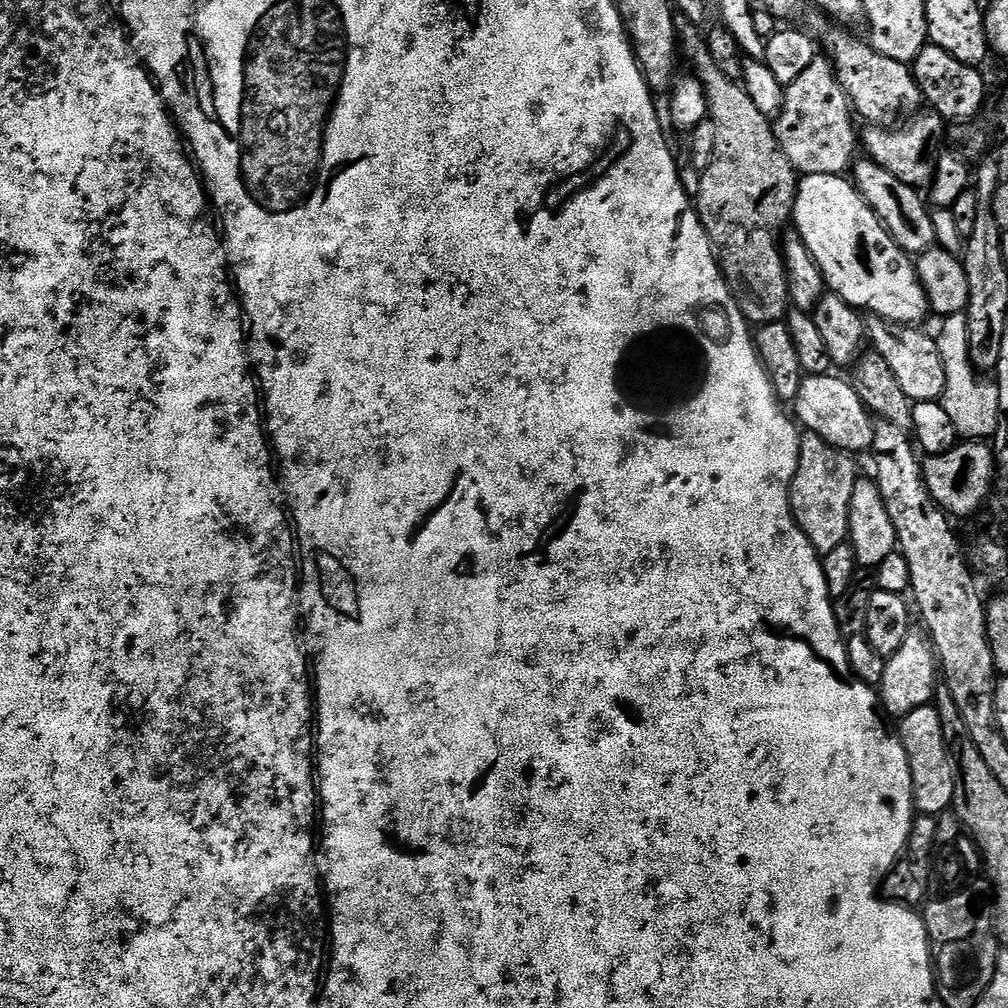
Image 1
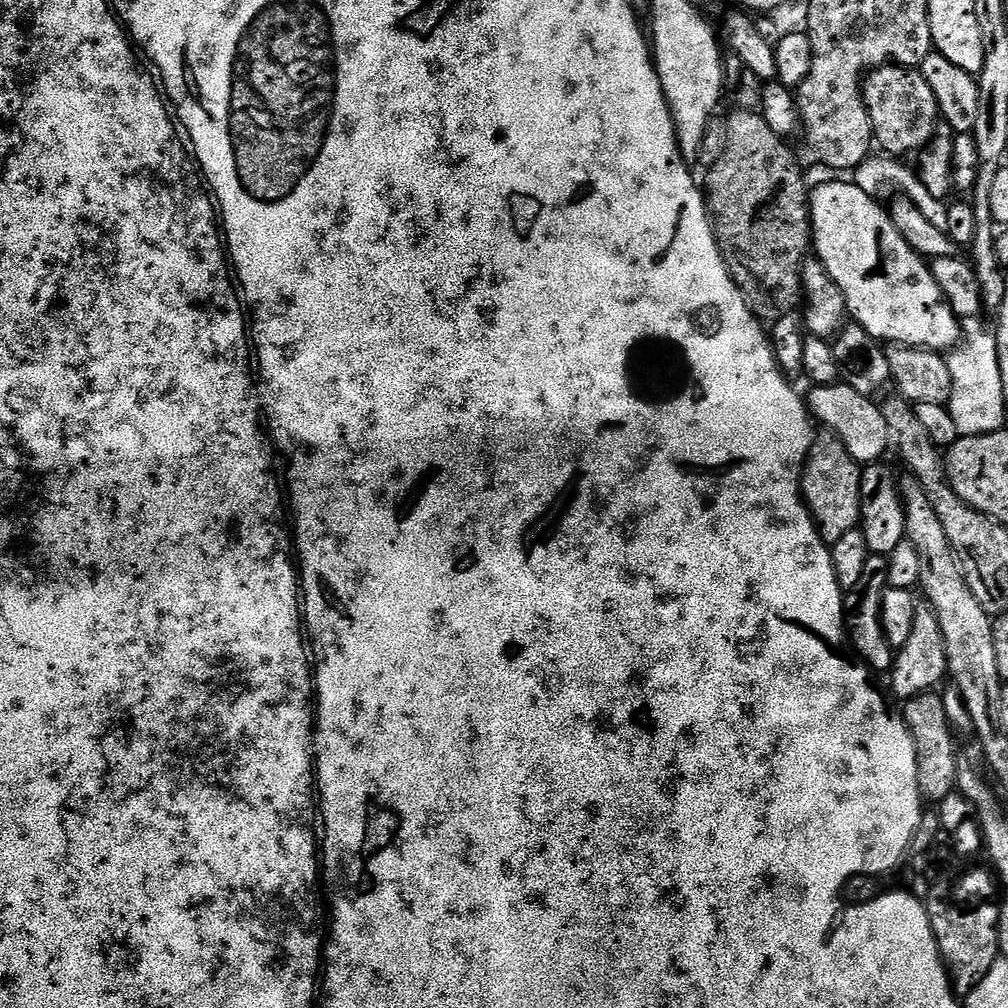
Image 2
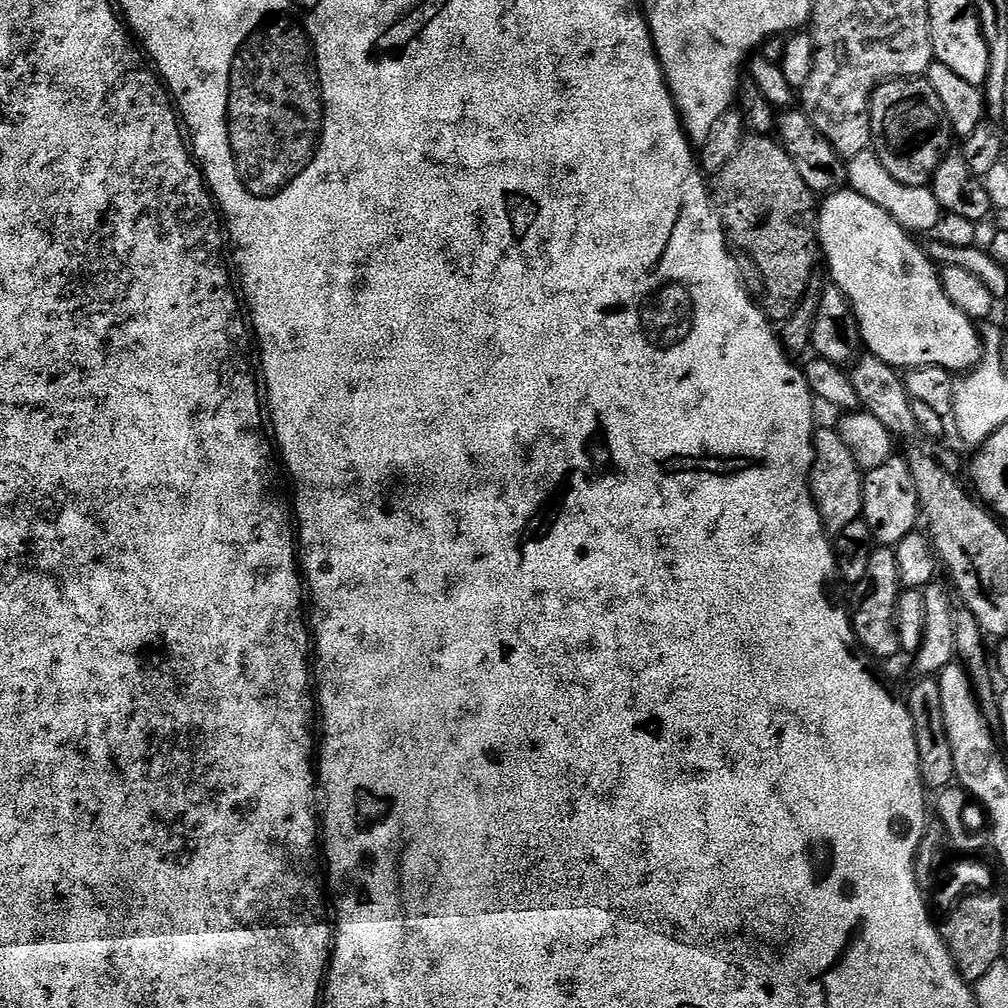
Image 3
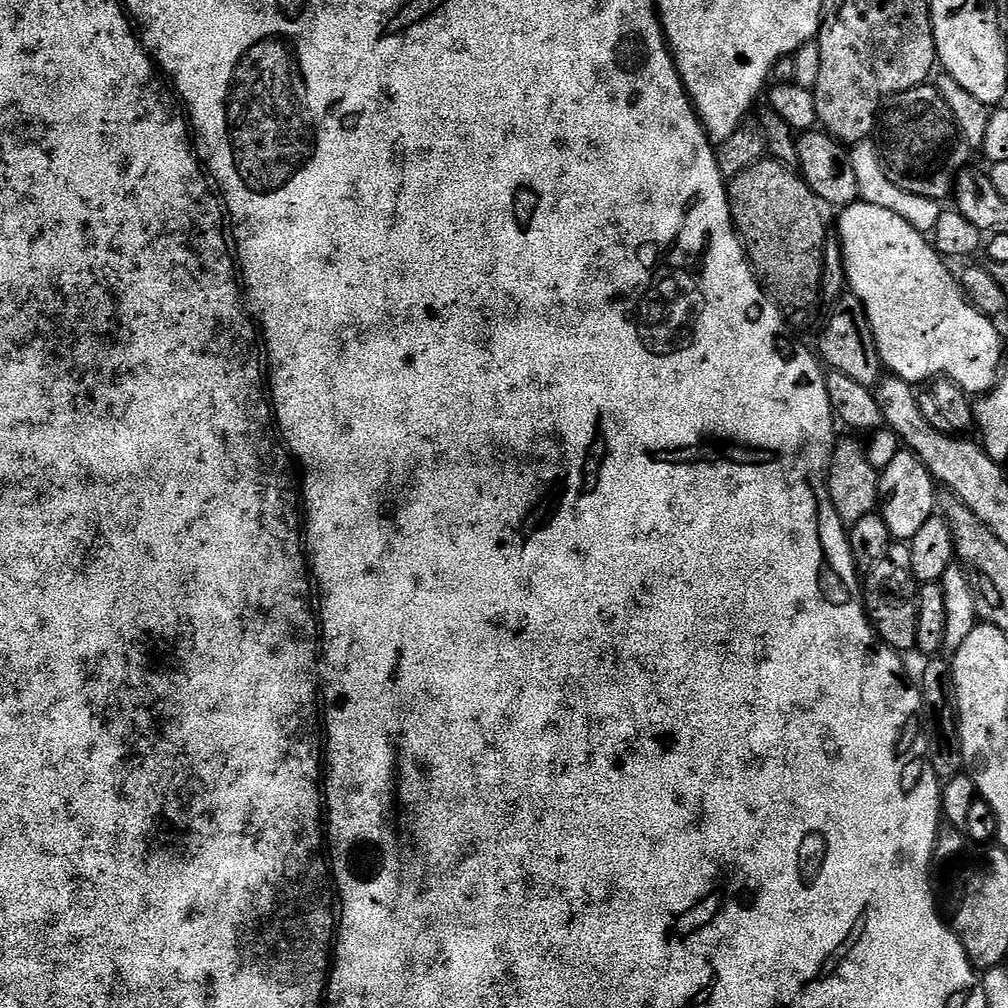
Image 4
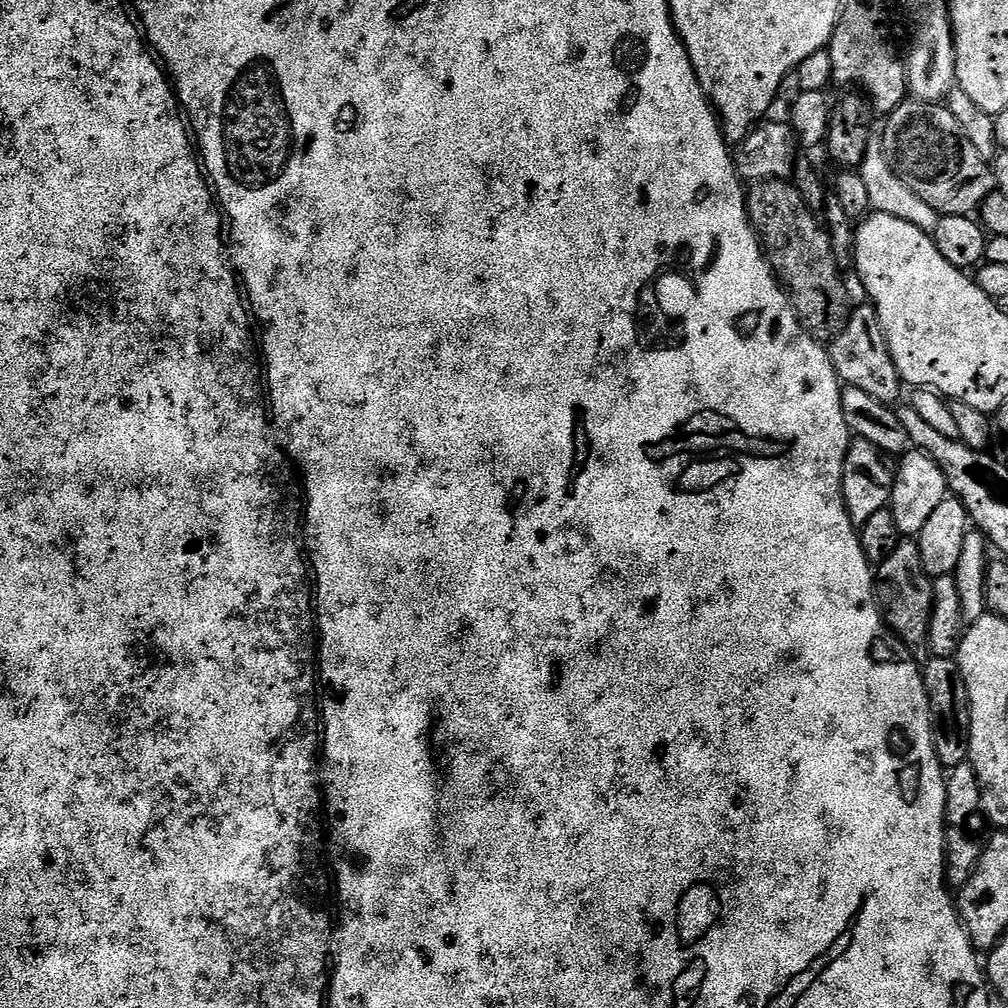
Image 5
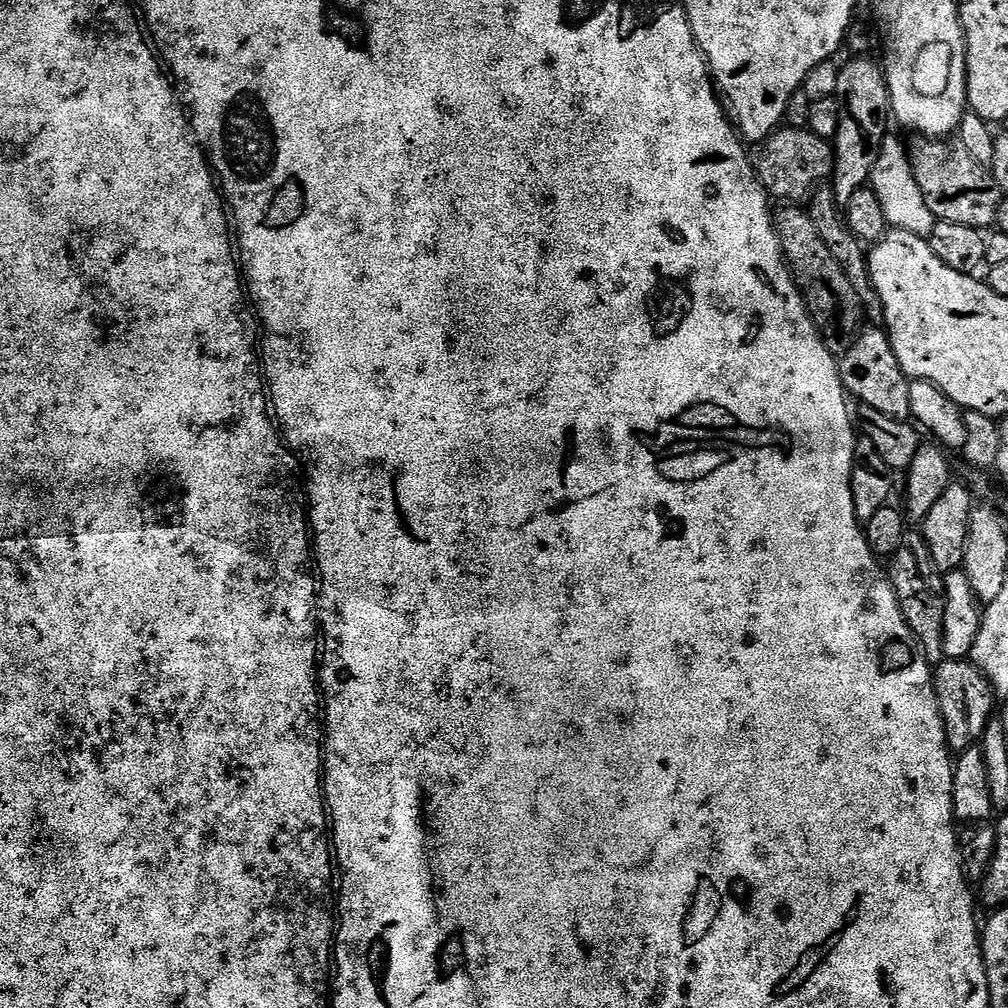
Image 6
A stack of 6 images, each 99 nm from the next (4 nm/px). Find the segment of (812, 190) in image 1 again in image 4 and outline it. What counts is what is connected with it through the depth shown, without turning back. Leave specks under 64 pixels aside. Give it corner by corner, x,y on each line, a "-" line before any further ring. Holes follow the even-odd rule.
857,202
843,209
839,213
839,216
840,229
838,229
838,235
840,245
844,251
844,269
848,275
848,288
850,289
851,295
859,298
862,306
866,310
868,321
872,327
872,333
876,339
876,345
880,351
881,365
891,375
897,376
899,380
907,380
913,386
919,386
923,380
932,382
937,378
943,378
945,380
953,380
963,392
969,394
987,394
991,392
996,387
996,381
1002,372
1002,369
1000,369
1000,359
1004,356
1004,344
1000,341
1000,332
992,325
995,324
993,317
982,315
970,303
968,297
964,294
963,288
960,287
954,272
952,276
951,270
947,268
949,265
946,263
945,257
939,256
935,248
932,247
931,239
925,233
914,230
914,226
910,226
910,222
906,222
906,218
898,218
898,214
890,214
890,210
882,210
882,206

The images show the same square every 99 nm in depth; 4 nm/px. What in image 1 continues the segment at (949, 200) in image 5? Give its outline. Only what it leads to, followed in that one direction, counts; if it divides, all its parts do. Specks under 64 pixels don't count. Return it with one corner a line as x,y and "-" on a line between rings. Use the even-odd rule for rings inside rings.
827,19
824,20
814,21
811,31
823,55
832,63
832,69
836,71
838,82
848,96
853,113
861,121
868,120
864,122
872,126
888,126
895,121
892,120
895,116
903,117
909,110
921,107
920,87
916,85
916,77
913,76
909,65
898,62
894,58
886,58
886,54
878,54
878,50
874,50
869,43
864,41
863,44
862,41
855,40
848,33
851,31
833,26

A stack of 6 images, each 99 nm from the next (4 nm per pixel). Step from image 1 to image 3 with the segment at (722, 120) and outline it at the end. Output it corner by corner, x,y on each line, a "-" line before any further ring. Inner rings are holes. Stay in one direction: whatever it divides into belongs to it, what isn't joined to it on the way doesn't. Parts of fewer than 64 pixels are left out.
749,135
745,139
744,145
738,150
738,154
734,154
734,158
730,158
730,162
726,162
726,166
722,166
720,173
714,177
714,204
718,209
721,224
724,225
724,235
733,249
740,248
740,252
760,271
760,276
743,277
744,287
748,289
753,300
760,305
760,308
767,314
769,320
773,322
783,322
790,318
790,314
794,314
794,310
802,302
802,298
809,292
812,280
812,271
816,268
816,256
818,260
818,196
817,193
810,190
810,186
806,186
806,182
802,182
802,174
798,174
798,166
794,166
794,162
790,158
790,154
786,154
786,150
775,139
766,136

